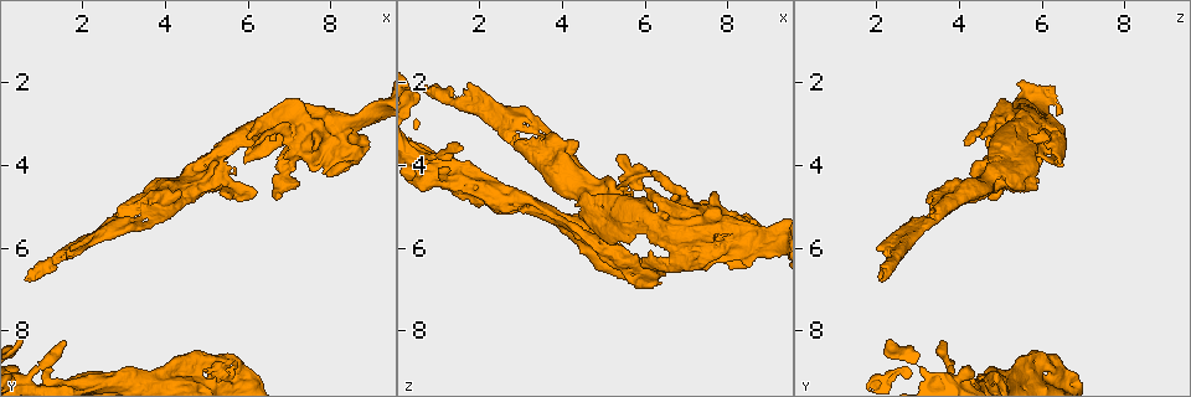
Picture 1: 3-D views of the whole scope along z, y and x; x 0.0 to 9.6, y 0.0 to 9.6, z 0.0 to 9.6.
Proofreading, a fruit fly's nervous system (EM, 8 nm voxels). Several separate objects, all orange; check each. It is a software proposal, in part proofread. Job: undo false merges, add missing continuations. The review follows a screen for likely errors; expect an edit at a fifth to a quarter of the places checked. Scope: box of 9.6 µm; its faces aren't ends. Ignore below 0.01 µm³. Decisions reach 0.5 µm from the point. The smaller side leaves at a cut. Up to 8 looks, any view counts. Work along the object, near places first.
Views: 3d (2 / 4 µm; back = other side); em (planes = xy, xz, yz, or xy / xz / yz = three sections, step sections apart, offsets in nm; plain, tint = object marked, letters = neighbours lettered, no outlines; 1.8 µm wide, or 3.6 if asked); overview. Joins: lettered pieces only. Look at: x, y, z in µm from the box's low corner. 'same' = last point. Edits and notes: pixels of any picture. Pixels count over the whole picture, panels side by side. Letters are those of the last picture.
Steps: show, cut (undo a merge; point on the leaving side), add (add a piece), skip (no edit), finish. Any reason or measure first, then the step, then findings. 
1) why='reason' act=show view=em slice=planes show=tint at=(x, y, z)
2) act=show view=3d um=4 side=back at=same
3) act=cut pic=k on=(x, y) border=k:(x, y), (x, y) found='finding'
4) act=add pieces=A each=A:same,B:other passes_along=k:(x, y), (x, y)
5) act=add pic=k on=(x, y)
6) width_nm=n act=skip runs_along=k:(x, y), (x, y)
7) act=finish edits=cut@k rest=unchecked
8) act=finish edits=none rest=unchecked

why='closes a loop' act=show view=em slice=xz step=16 show=tint at=(5.75, 8.70, 6.30)

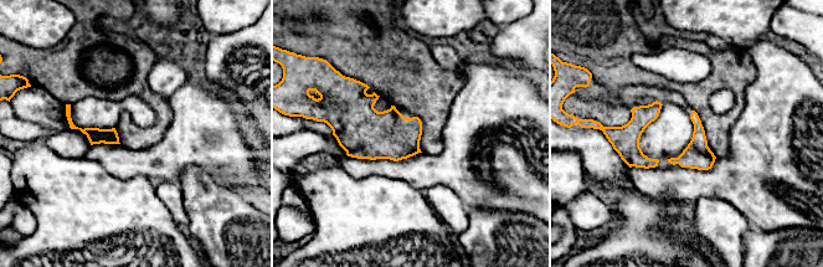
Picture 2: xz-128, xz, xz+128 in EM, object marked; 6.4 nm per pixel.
why='another direction' act=show view=em slice=xy step=16 show=tint at=same

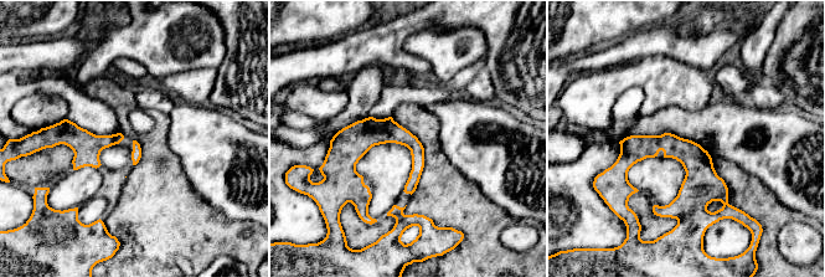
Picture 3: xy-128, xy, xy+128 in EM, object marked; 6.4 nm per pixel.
why='see the neighbours' act=show view=em slice=xy step=16 show=letters at=same

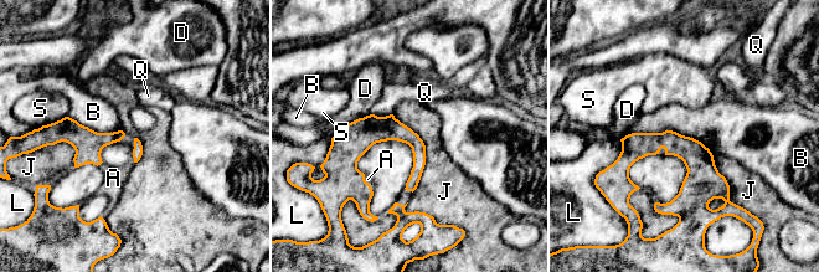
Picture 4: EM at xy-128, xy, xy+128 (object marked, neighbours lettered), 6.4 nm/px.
width_nm=70 act=add pieces=A each=A:same,B:other,D:other,J:other,L:other,Q:other,S:other found='it goes on there'

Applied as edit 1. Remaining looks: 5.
why='arms part here' act=show view=3d um=2 at=(2.90, 5.30, 3.00)

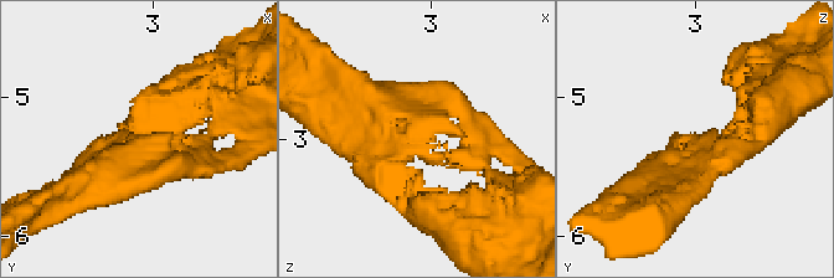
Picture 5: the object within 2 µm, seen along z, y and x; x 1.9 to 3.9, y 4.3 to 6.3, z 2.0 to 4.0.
why='shape alone is not enough' act=show view=em slice=yz step=16 show=tint at=(2.84, 5.34, 3.02)

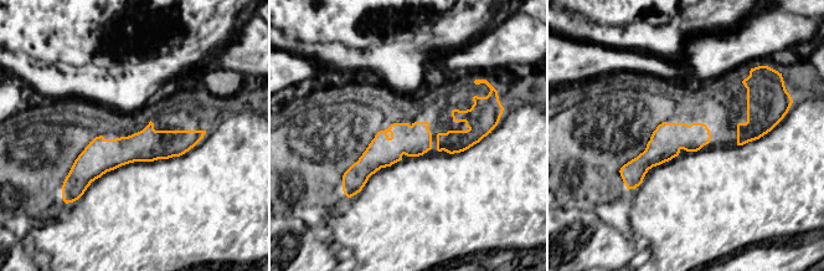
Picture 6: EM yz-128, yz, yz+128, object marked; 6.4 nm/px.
why='see the neighbours' act=show view=em slice=yz step=16 show=letters at=same

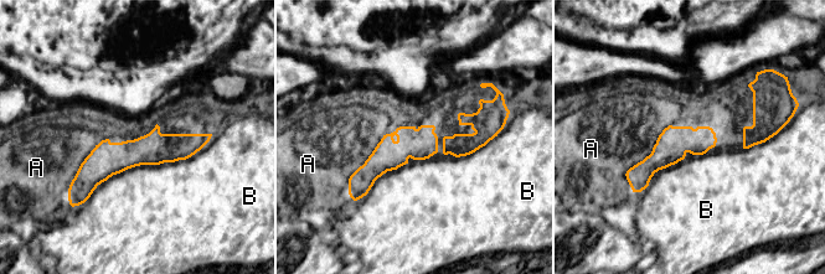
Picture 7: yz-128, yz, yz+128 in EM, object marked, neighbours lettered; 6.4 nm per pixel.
width_nm=190 act=skip each=A:other,B:other runs_along=7:(489, 132), (403, 144), (354, 180) found='one neuron here'

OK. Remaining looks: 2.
why='sudden change in width' act=show view=em slice=planes show=letters at=(6.50, 3.50, 6.45)

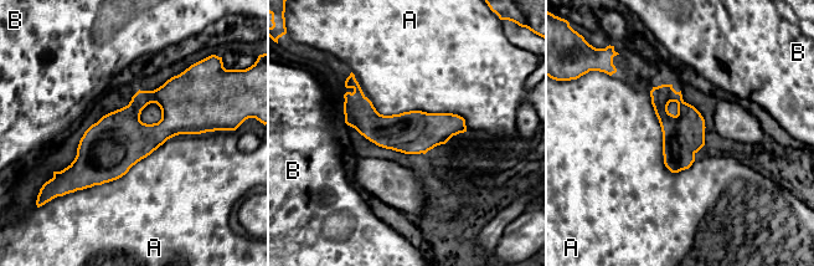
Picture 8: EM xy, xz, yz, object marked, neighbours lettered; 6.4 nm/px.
act=skip each=A:other,B:other border=8:(351, 72), (467, 131) found='continuous, no second neuron'

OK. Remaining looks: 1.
act=finish edits=add@4 rest=unchecked

